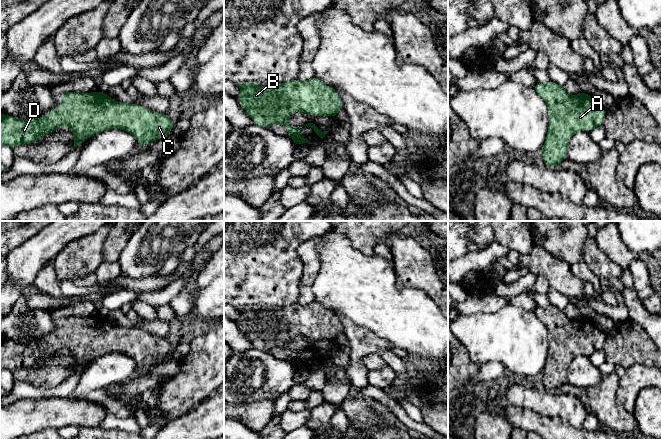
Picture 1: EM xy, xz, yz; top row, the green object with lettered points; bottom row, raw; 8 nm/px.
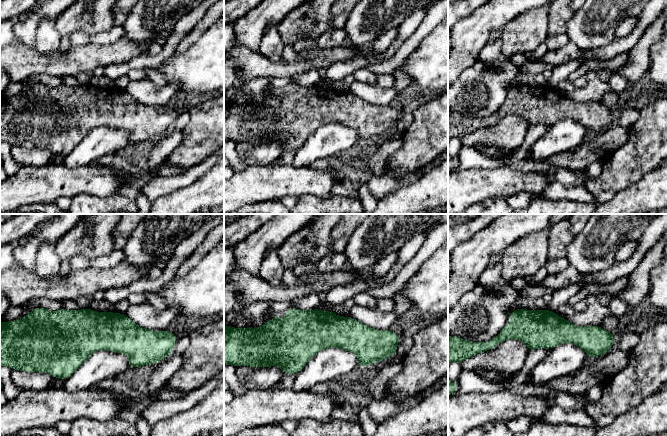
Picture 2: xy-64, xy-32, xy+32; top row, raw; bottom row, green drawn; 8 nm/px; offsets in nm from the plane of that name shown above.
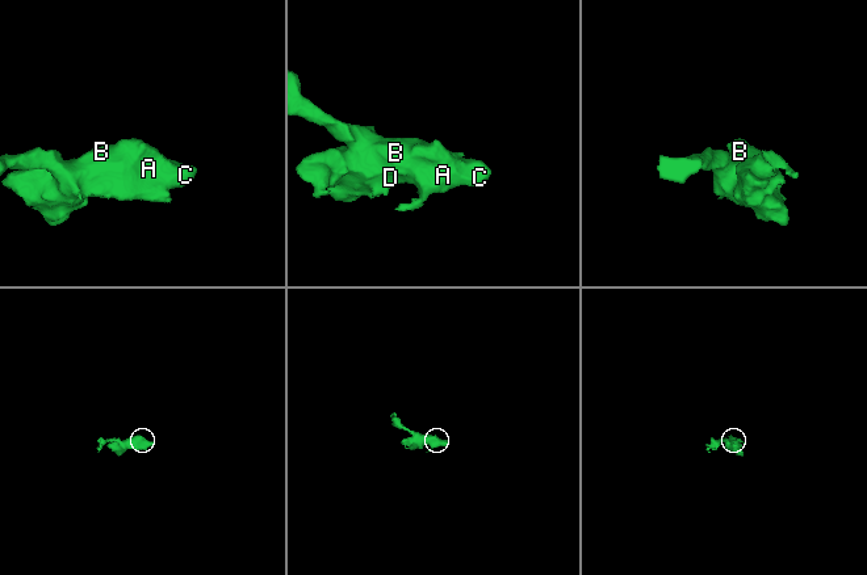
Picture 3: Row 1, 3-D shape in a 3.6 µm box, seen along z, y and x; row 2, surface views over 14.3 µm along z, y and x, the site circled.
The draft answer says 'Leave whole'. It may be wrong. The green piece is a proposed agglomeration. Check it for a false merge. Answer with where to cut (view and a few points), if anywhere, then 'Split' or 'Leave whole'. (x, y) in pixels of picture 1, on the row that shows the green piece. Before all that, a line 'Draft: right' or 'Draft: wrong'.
Draft: right
No split. Leave whole

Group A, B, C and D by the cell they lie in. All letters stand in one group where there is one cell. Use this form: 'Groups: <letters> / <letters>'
Groups: A B C D

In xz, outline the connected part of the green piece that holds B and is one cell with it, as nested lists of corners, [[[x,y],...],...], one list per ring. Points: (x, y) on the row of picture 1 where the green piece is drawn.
[[[314,77],[306,81],[294,79],[282,84],[243,83],[236,84],[242,91],[237,98],[239,105],[248,112],[254,125],[270,128],[273,124],[282,124],[291,135],[295,146],[312,144],[307,138],[300,135],[303,126],[293,127],[288,123],[288,117],[294,112],[304,112],[313,116],[336,117],[338,111],[344,108],[342,99],[337,90],[325,85],[320,79]]]

